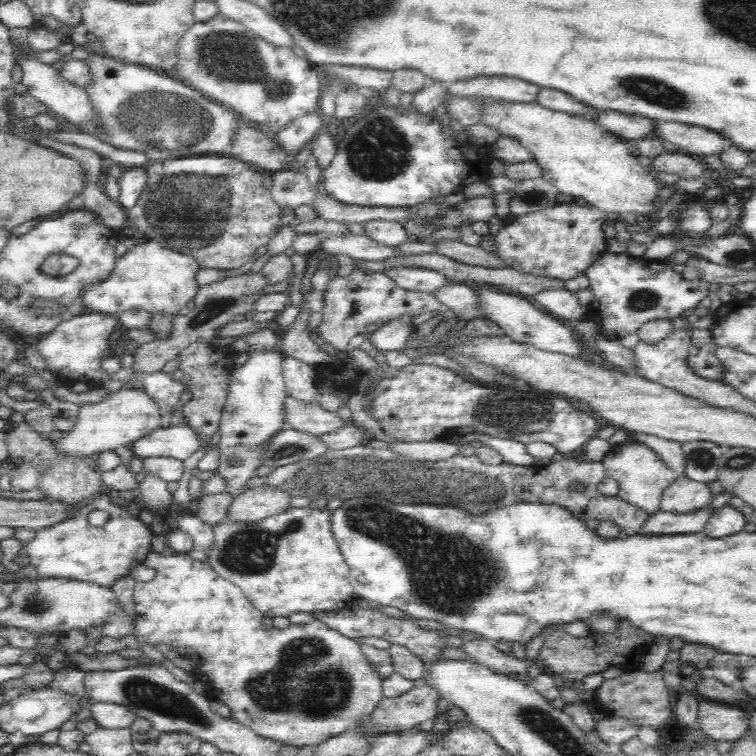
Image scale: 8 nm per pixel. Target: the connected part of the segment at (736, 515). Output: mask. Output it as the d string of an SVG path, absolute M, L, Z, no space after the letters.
M726 503L715 508L710 521L701 532L708 537L726 537L744 531L747 524L746 517L737 508Z

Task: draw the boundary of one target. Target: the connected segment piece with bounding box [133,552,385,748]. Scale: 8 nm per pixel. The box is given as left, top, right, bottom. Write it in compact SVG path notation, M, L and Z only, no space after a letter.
M151 552L144 560L143 565L156 570L156 576L150 582L136 583L134 588L134 603L136 603L135 617L135 638L143 641L147 648L151 644L168 644L180 657L192 661L194 669L191 675L194 679L202 682L205 687L205 694L208 698L220 699L222 704L230 708L230 718L241 725L246 725L252 729L258 736L273 740L275 743L282 743L296 748L316 746L324 740L333 736L338 736L344 731L348 731L350 725L367 718L371 712L374 712L377 704L385 697L383 695L382 679L377 676L373 667L362 653L361 644L356 639L344 636L341 632L330 628L327 624L313 619L307 623L290 624L283 628L270 626L267 627L268 620L259 611L250 608L250 600L244 597L244 594L231 582L218 575L206 562L192 560L189 553L176 553L172 556L161 556L160 553Z

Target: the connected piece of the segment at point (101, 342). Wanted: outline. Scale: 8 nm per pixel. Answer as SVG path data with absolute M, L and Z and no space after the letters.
M82 314L56 326L42 340L38 340L36 348L42 355L46 369L55 374L58 385L70 388L76 382L81 382L88 388L102 386L106 380L112 378L112 374L102 368L102 362L113 355L108 338L119 325L121 320L110 315Z

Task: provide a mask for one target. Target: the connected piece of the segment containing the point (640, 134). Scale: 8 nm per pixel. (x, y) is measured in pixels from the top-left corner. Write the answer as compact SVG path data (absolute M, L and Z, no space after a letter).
M600 111L595 120L604 129L629 143L645 139L656 134L658 122L635 115L619 114L618 112Z

